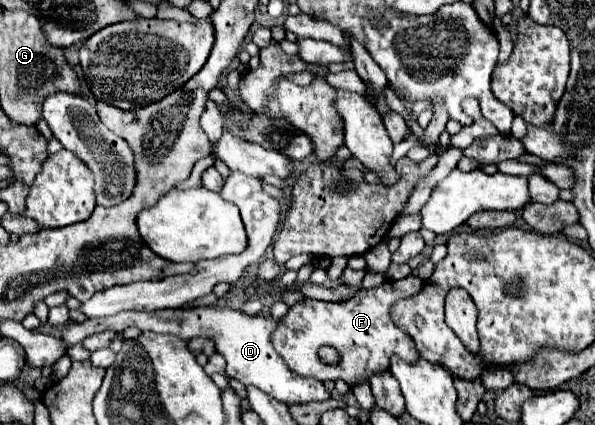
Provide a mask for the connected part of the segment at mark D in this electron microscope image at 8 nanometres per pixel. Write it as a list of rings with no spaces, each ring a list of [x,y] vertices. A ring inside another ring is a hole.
[[[203,306],[203,308],[193,308],[193,310],[183,310],[183,308],[175,308],[175,310],[155,310],[155,312],[119,312],[115,316],[107,316],[107,318],[91,318],[85,320],[81,324],[71,324],[63,330],[61,340],[65,342],[65,346],[73,346],[79,344],[81,340],[85,340],[91,334],[99,334],[105,330],[113,330],[113,332],[123,332],[127,326],[137,326],[139,330],[151,330],[151,332],[163,332],[163,334],[173,334],[179,336],[181,340],[191,340],[195,336],[209,336],[215,340],[217,344],[217,352],[225,356],[227,360],[227,376],[235,378],[239,382],[243,382],[245,386],[253,384],[259,390],[267,392],[269,396],[285,402],[285,404],[303,404],[303,402],[311,402],[311,400],[329,400],[331,392],[323,386],[323,382],[315,380],[315,378],[307,378],[307,376],[299,376],[297,372],[291,372],[285,364],[285,360],[275,352],[273,344],[271,344],[271,336],[277,328],[279,320],[271,318],[271,316],[245,316],[239,310],[231,310],[227,306],[223,308],[211,308],[211,306]]]

